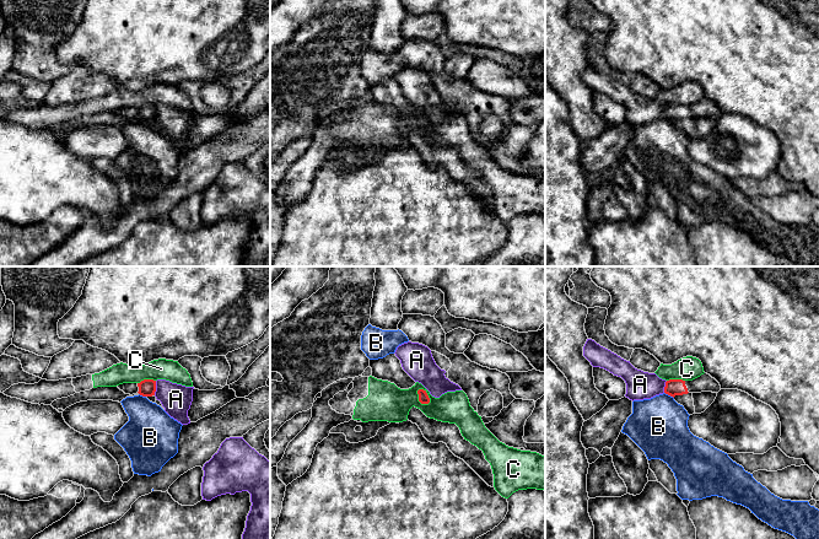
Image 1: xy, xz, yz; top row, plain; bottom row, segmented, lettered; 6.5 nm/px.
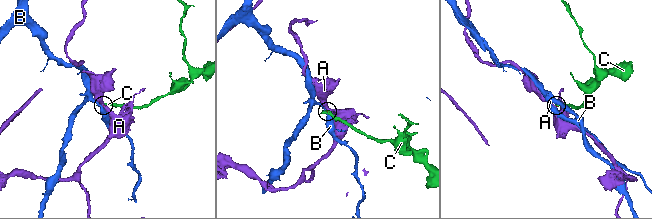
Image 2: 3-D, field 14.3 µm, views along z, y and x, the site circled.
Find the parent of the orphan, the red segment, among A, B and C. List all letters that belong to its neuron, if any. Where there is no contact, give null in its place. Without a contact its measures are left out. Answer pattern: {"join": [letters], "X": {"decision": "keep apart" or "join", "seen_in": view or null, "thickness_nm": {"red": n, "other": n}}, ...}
{"join": [], "A": {"decision": "keep apart", "seen_in": "xy", "thickness_nm": {"red": 110, "other": 200}}, "B": {"decision": "keep apart", "seen_in": "yz", "thickness_nm": {"red": 110, "other": 380}}, "C": {"decision": "keep apart", "seen_in": "xz", "thickness_nm": {"red": 70, "other": 240}}}

